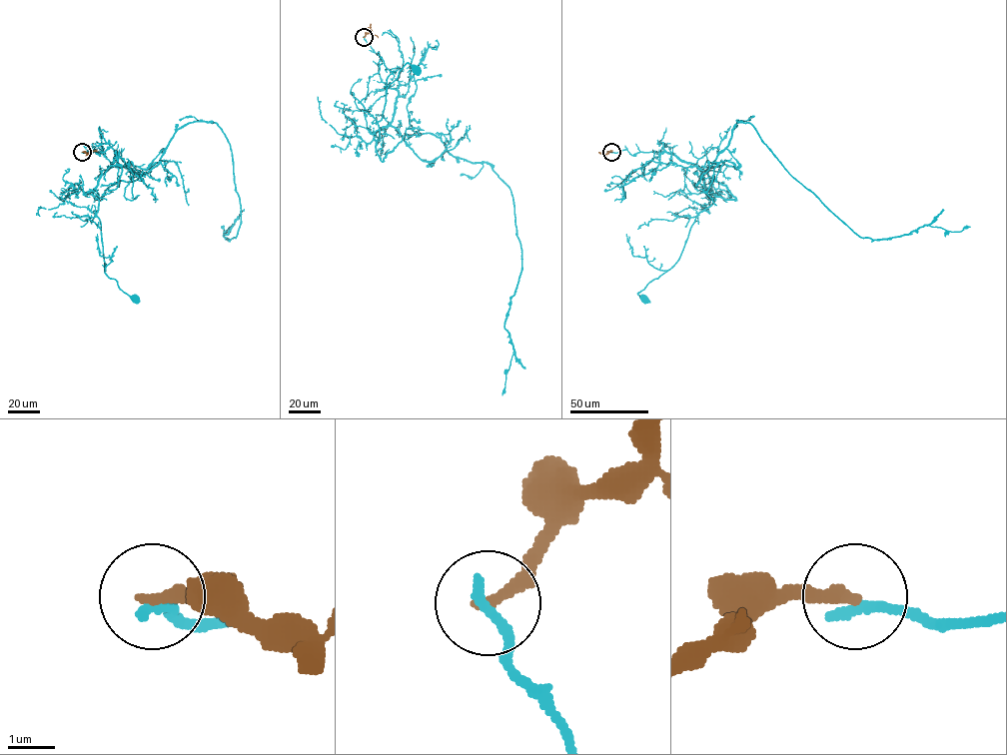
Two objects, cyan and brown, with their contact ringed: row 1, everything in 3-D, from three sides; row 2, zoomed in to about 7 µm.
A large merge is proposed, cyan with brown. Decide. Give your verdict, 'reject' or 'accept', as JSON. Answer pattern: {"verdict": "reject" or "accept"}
{"verdict": "reject"}

